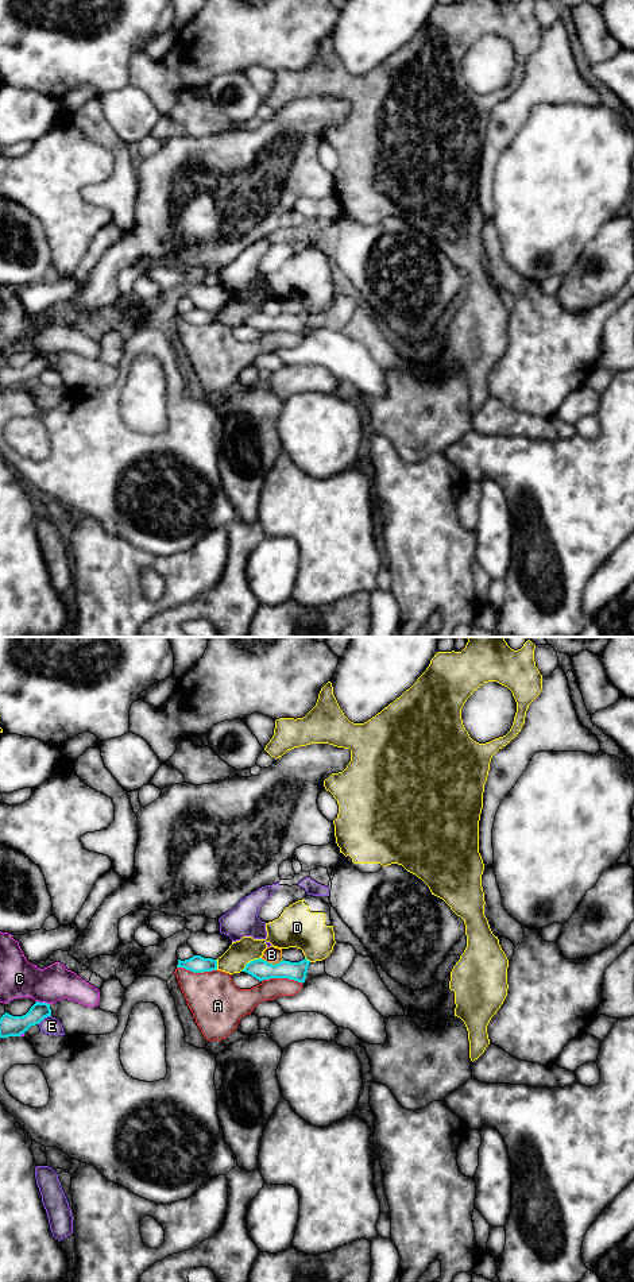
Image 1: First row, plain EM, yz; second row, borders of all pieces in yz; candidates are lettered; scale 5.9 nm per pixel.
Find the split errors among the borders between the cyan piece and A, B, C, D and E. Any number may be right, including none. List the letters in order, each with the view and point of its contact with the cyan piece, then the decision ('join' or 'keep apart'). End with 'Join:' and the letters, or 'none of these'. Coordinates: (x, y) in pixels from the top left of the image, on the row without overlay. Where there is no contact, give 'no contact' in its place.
A: yz (282, 329) | keep apart
B: yz (271, 316) | keep apart
C: yz (43, 355) | keep apart
D: yz (251, 313) | keep apart
E: yz (43, 370) | keep apart
Join: none of these

